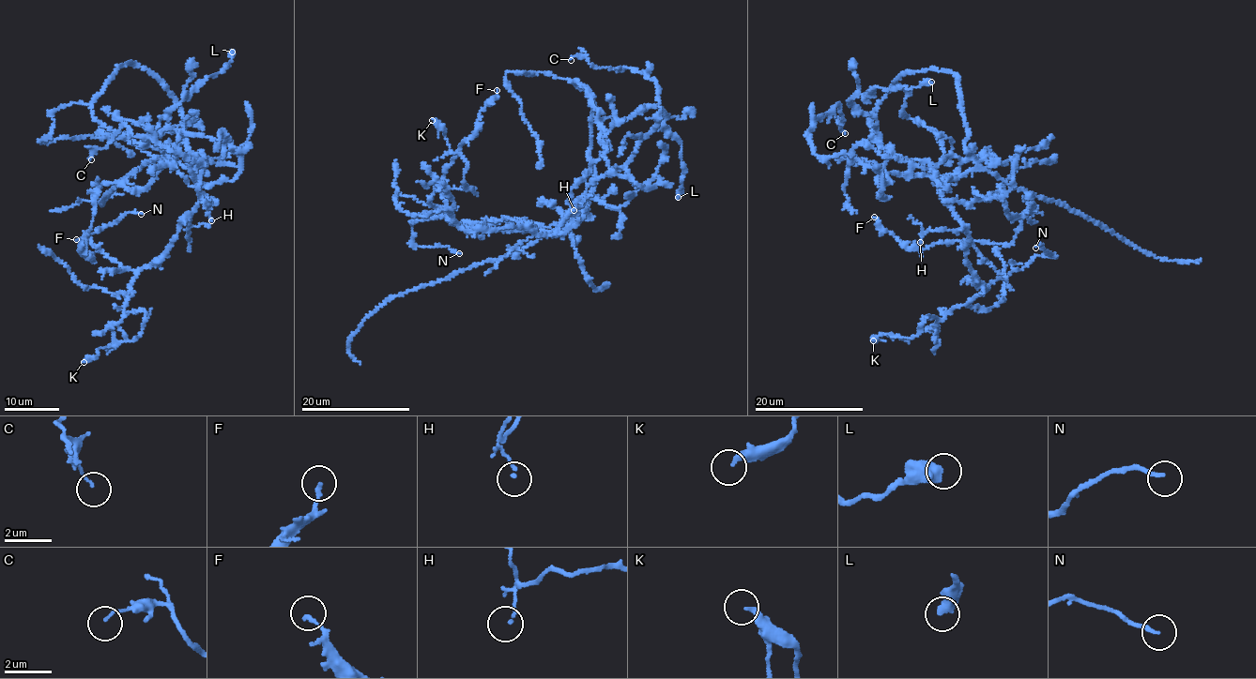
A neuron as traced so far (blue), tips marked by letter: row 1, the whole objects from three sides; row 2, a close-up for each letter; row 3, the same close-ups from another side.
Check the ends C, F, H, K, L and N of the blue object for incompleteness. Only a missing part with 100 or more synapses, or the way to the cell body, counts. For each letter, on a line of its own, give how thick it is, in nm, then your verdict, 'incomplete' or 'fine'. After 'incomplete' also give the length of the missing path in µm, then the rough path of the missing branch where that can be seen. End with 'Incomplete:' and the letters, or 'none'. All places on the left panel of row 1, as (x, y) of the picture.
C: 80 nm thick; fine
F: 160 nm thick; fine
H: 120 nm thick; fine
K: 280 nm thick; fine
L: 550 nm thick; fine
N: 160 nm thick; fine
Incomplete: none

